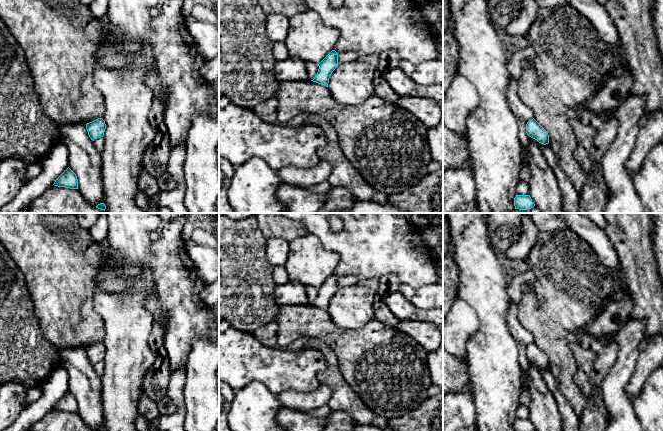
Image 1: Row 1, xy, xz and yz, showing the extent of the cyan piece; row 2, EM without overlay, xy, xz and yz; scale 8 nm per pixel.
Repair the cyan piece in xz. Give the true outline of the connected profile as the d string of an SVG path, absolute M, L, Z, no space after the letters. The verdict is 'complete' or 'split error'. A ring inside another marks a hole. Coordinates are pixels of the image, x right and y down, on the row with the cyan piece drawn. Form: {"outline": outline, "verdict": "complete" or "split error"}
{"outline": "M332 50L319 64L319 69L314 79L311 80L318 84L328 87L329 78L338 66L338 53Z", "verdict": "complete"}

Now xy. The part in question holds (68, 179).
{"outline": "M68 167L54 182L54 186L78 189L76 174Z", "verdict": "complete"}

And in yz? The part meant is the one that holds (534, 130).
{"outline": "M534 118L527 122L526 133L541 144L549 143L548 132Z", "verdict": "complete"}

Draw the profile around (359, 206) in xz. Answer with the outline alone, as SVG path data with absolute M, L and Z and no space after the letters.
M356 201L350 211L351 213L408 213L389 203L382 205L371 201Z

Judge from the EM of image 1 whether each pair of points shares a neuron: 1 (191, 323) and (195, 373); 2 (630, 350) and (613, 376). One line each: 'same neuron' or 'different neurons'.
1: different neurons
2: same neuron

